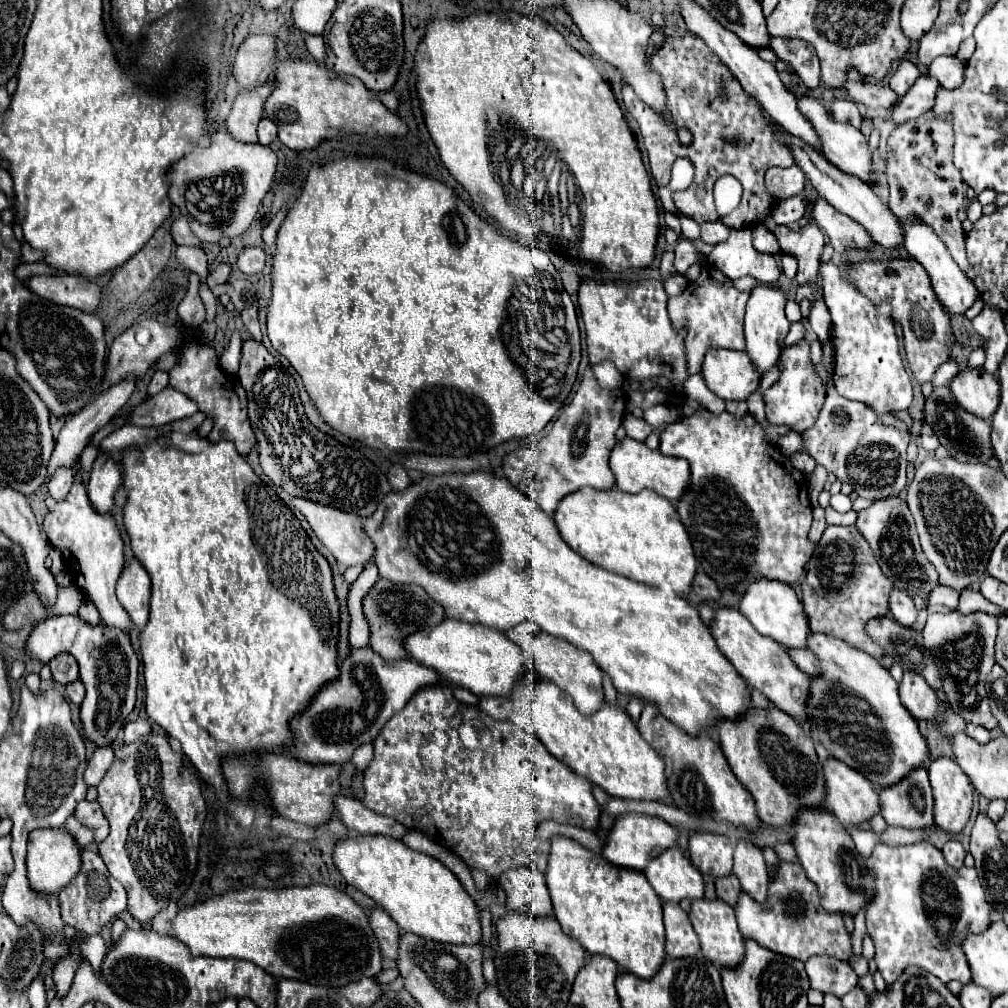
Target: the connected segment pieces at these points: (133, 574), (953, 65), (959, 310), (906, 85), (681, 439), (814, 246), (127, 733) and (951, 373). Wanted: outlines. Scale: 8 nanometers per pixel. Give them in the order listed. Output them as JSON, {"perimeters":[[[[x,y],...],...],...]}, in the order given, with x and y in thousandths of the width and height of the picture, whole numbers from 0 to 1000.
{"perimeters":[[[[136,555],[122,563],[116,576],[116,594],[138,624],[142,624],[148,614],[148,582],[148,568]]],[[[932,57],[922,64],[922,72],[932,78],[938,88],[949,88],[957,78],[957,63],[949,57]]],[[[896,221],[896,229],[898,229],[898,247],[920,269],[932,301],[938,305],[938,309],[941,313],[955,313],[967,301],[967,297],[971,295],[965,281],[957,277],[955,269],[945,261],[945,257],[943,257],[939,245],[936,243],[936,239],[928,231],[924,231],[922,225],[916,225],[916,221]]],[[[894,61],[892,66],[890,66],[890,70],[884,74],[882,86],[884,86],[890,94],[896,94],[896,92],[900,92],[900,90],[904,88],[904,84],[910,80],[912,74],[914,74],[914,72],[912,72],[912,68],[910,68],[906,63]]],[[[703,408],[689,410],[666,420],[656,430],[654,447],[664,453],[678,453],[686,461],[686,487],[682,487],[670,503],[684,527],[695,564],[713,580],[713,584],[729,584],[735,576],[749,574],[769,574],[787,580],[795,572],[809,545],[801,533],[805,525],[805,499],[799,471],[791,467],[771,443],[759,439],[757,424],[747,412],[733,416],[721,408],[715,412]]],[[[763,213],[759,217],[759,223],[769,231],[775,247],[779,247],[781,251],[785,251],[791,261],[791,277],[801,279],[801,275],[811,275],[811,267],[814,261],[814,249],[818,243],[818,233],[813,229],[813,225],[809,225],[807,221],[801,221],[799,225],[791,227],[791,229],[777,229],[775,223],[769,223],[767,227],[767,215]]],[[[134,713],[134,715],[126,715],[124,721],[122,721],[122,735],[126,737],[132,737],[134,733],[142,731],[150,727],[150,719],[144,715],[144,713]]],[[[941,356],[938,362],[934,362],[928,370],[928,376],[926,376],[926,382],[939,382],[943,380],[943,376],[951,370],[951,362],[947,356]]]]}

